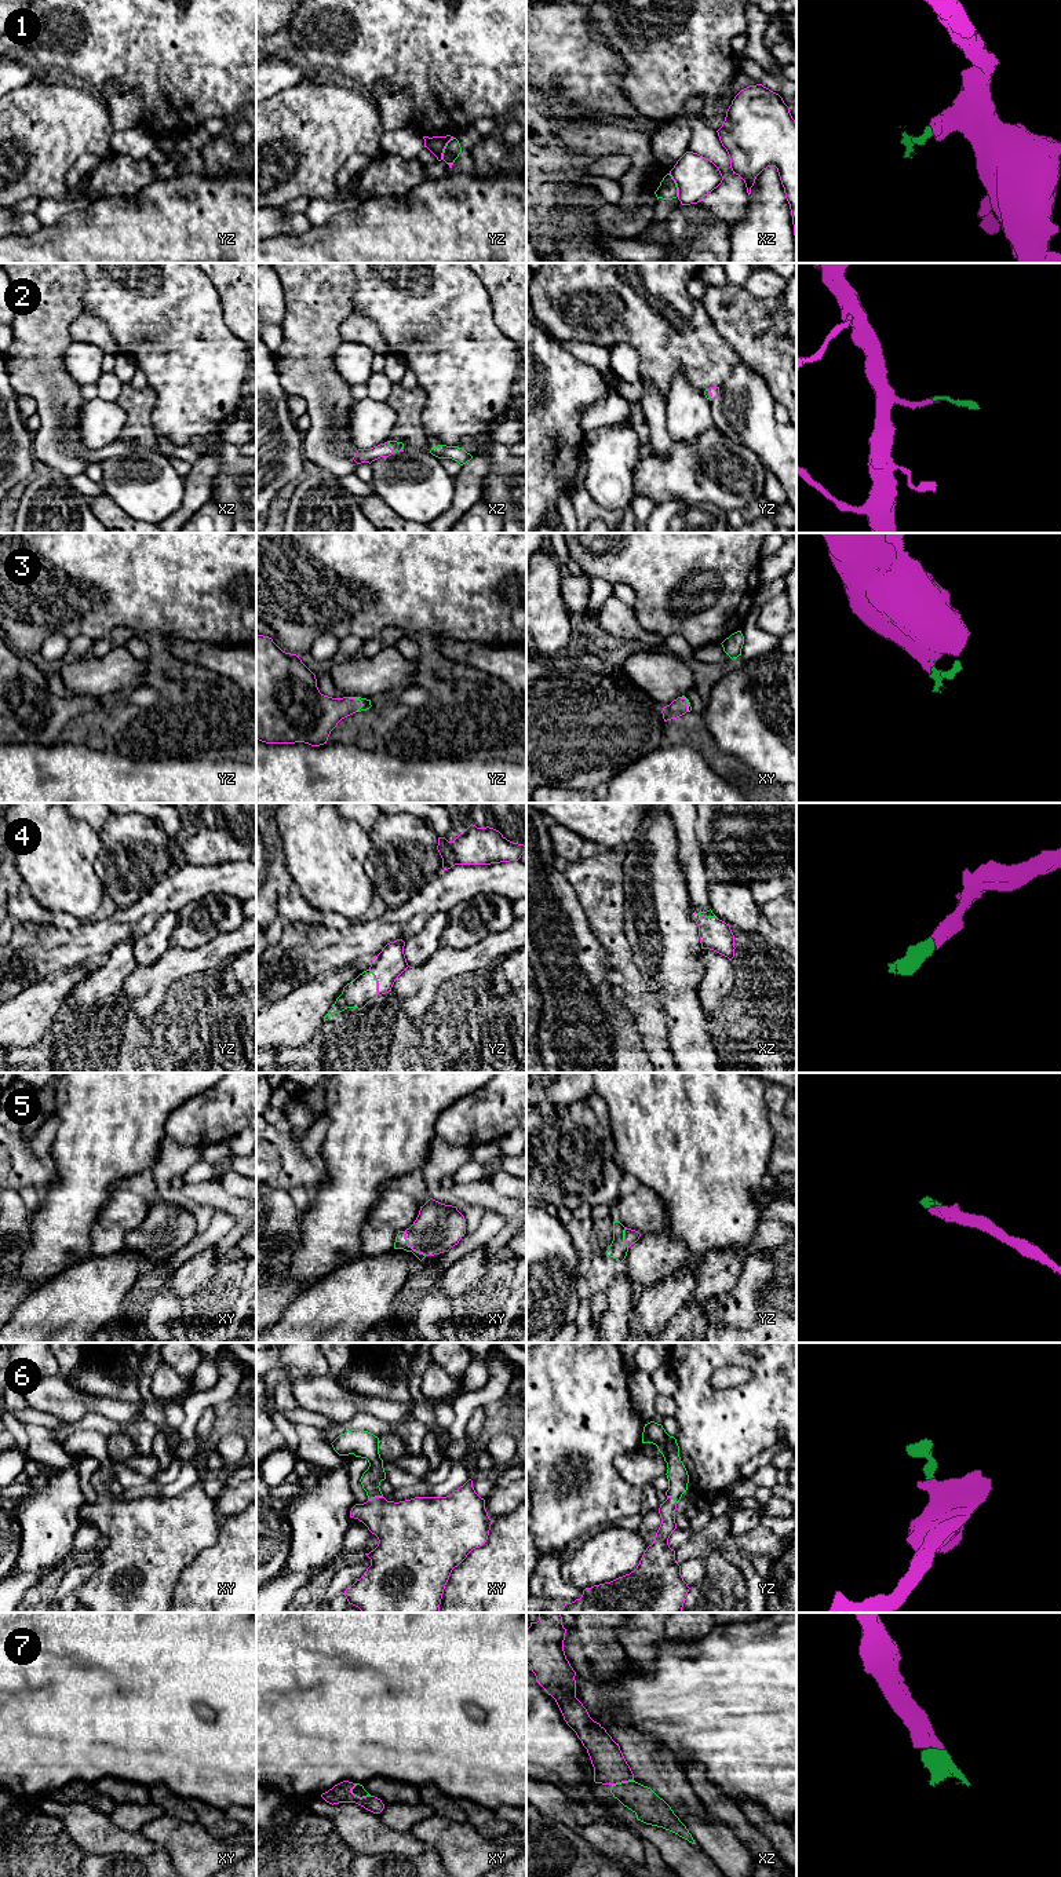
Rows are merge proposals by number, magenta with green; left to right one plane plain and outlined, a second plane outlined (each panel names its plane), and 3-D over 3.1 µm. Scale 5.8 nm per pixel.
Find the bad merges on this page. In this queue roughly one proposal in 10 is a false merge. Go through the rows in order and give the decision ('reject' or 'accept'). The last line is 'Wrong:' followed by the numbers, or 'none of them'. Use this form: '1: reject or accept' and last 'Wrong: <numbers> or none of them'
1: reject
2: accept
3: accept
4: accept
5: accept
6: accept
7: accept
Wrong: 1

